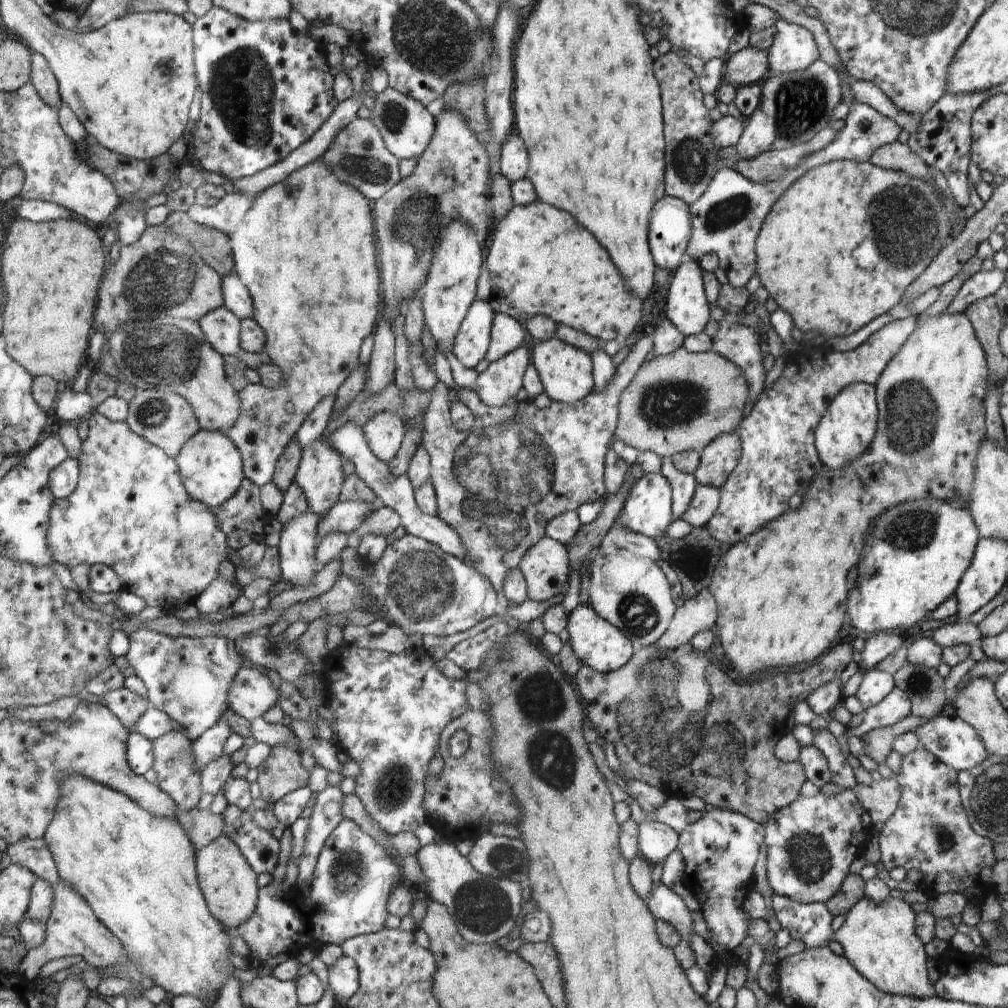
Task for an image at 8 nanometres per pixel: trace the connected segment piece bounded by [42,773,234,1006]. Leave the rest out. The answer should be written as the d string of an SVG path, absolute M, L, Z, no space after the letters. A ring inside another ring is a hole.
M72 773L61 782L54 817L52 817L51 824L48 825L46 836L42 839L53 856L59 878L66 881L78 894L83 895L91 909L100 918L100 922L103 922L104 926L107 926L108 930L111 930L112 934L115 934L125 944L131 959L141 970L142 977L151 978L156 985L164 988L166 992L174 993L175 996L177 994L195 996L205 1002L205 1006L207 1006L209 998L219 992L219 988L231 976L231 970L234 968L228 959L228 954L232 953L231 934L228 934L226 927L211 913L211 909L207 905L202 888L199 886L198 864L195 862L196 851L177 819L152 814L135 800L128 798L128 795L122 794L112 787L104 786L102 783L97 783L84 775Z

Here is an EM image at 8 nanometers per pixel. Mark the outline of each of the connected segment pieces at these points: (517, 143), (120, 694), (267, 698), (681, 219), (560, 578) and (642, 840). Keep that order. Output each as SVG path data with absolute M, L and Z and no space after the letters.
M516 131L511 133L511 137L501 146L500 173L512 184L526 177L528 168L528 154L524 148L524 142L518 138Z
M126 687L107 692L105 695L100 696L102 697L102 703L132 732L134 732L142 715L148 712L149 709L146 699L135 695Z
M247 664L240 670L228 692L229 708L252 722L278 704L279 689L272 685L266 673Z
M664 195L654 203L648 223L648 242L658 268L674 273L686 252L691 216L684 200Z
M544 535L531 546L517 567L523 571L527 581L527 598L536 602L546 602L567 587L570 555L567 546Z
M650 821L639 826L639 852L650 866L662 864L677 848L679 834L666 824Z

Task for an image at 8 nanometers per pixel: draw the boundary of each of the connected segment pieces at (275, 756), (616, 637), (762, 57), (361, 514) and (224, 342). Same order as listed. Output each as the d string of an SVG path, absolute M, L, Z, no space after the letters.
M275 746L258 768L257 782L261 798L270 804L292 791L307 786L309 772L301 763L301 753L294 749Z
M579 604L567 618L565 626L569 634L569 645L581 663L592 667L596 672L612 673L620 670L634 656L631 639L619 631L612 623L603 619L590 604Z
M748 46L726 59L724 76L728 83L738 88L762 82L768 70L767 52L758 52Z
M340 501L328 511L324 521L317 526L318 539L328 533L349 534L358 529L376 510L373 504L362 501Z
M222 306L200 319L203 333L220 354L234 354L241 350L242 326L240 318Z

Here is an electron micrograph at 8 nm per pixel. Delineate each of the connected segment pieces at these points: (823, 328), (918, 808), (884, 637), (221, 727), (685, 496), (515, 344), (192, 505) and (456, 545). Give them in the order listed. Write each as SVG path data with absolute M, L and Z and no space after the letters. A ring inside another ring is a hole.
M848 159L830 161L803 174L798 181L794 181L770 209L766 220L762 223L755 244L756 275L760 277L761 284L769 292L769 297L773 298L780 308L790 314L797 328L802 332L818 330L818 333L828 341L833 336L847 336L856 332L877 316L885 312L888 313L893 306L901 302L902 295L908 285L916 280L923 270L927 269L932 259L944 248L950 232L951 222L947 215L943 196L936 187L933 187L930 181L914 178L902 171L893 171L873 165L869 160L866 162L856 162Z
M922 746L903 756L900 772L894 774L901 797L894 814L882 825L879 832L880 861L888 871L897 866L902 866L906 870L920 870L921 890L929 897L957 892L964 895L968 902L980 906L989 894L994 893L996 896L996 887L990 877L997 861L994 859L992 840L976 834L968 822L967 812L959 795L957 776L957 770L950 768Z
M886 633L869 635L860 653L858 672L868 672L889 654L892 654L903 643L905 636L896 636Z
M220 721L214 727L202 733L192 744L192 750L197 756L198 764L206 766L212 760L221 757L223 744L226 738L232 734L232 729L226 721Z
M671 457L661 458L662 466L660 473L667 478L674 487L674 501L672 501L672 516L674 519L681 518L686 512L692 497L694 496L698 482L694 473L680 472L673 463Z
M495 313L491 322L491 342L485 359L493 363L506 357L524 344L523 340L527 335L526 328L517 319L507 314Z
M94 412L88 416L89 431L87 439L82 442L81 453L77 458L79 464L79 481L76 490L68 498L55 499L54 506L51 510L51 522L47 532L48 546L51 548L53 559L58 564L63 564L72 569L80 563L88 564L105 564L113 568L118 576L122 579L122 590L130 591L137 594L146 601L148 607L153 611L171 611L178 606L194 603L196 598L207 589L212 581L216 581L219 576L219 570L222 568L223 560L228 558L230 548L227 543L227 535L224 534L214 511L207 507L203 502L193 499L182 484L179 475L179 468L175 459L169 456L160 447L149 443L147 439L140 438L127 422L112 421L104 418L104 415Z
M348 423L342 429L335 430L333 433L324 430L323 434L331 440L344 459L351 460L354 463L357 475L375 492L375 495L383 502L383 506L390 507L399 514L401 525L406 528L407 533L426 539L429 543L436 543L448 554L465 560L467 552L460 535L451 526L440 520L437 515L425 515L418 508L410 479L405 474L392 474L387 464L378 460L378 457L370 452L363 429L354 423Z

